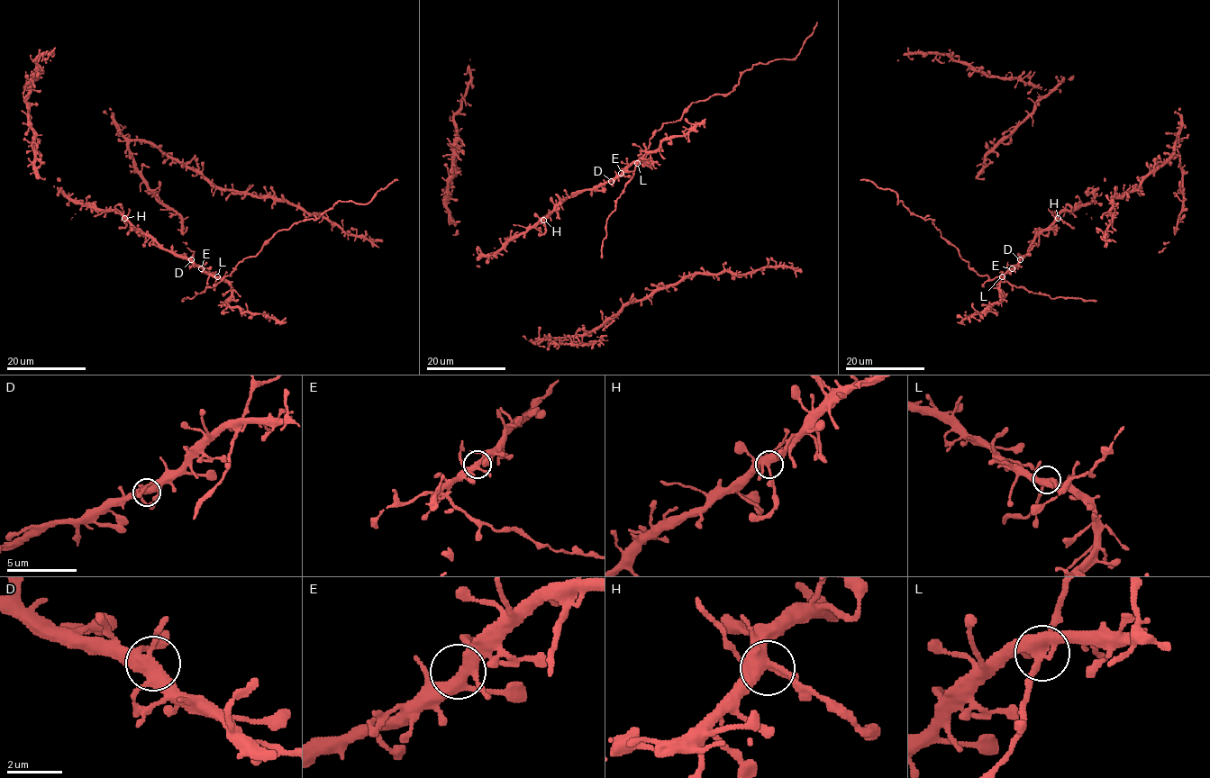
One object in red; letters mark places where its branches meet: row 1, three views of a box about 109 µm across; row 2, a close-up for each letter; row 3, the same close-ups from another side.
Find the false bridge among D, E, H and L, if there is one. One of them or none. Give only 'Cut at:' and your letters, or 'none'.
Cut at: none

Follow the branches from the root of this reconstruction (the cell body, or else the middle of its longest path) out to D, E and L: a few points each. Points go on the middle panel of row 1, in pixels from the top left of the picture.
D: (503, 245), (525, 233), (568, 198), (611, 181)
E: (503, 245), (525, 233), (568, 198), (612, 181), (621, 173)
L: (503, 245), (525, 233), (568, 198), (612, 181), (632, 163), (636, 163)

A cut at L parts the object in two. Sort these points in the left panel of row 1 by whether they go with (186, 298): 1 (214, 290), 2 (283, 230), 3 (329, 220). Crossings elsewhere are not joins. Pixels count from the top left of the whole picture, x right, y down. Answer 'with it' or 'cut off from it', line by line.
1: with it
2: with it
3: cut off from it

